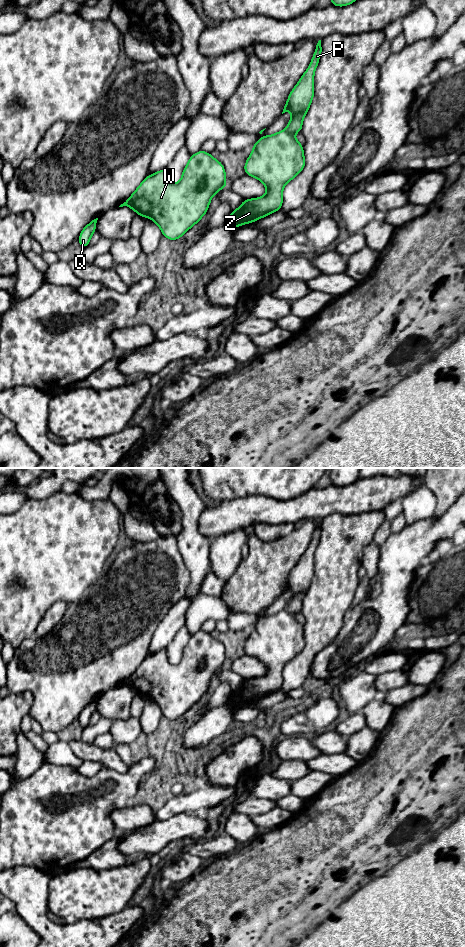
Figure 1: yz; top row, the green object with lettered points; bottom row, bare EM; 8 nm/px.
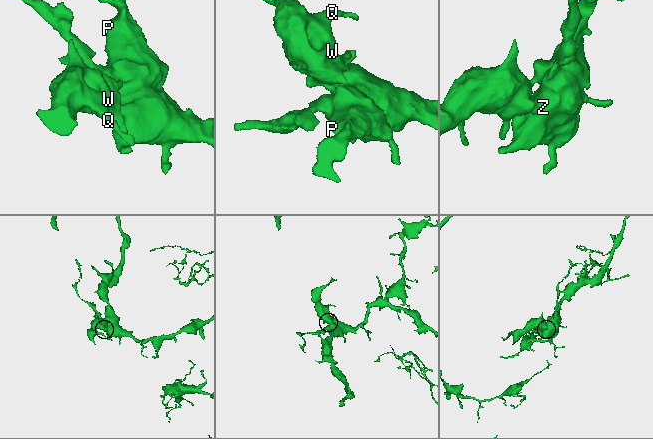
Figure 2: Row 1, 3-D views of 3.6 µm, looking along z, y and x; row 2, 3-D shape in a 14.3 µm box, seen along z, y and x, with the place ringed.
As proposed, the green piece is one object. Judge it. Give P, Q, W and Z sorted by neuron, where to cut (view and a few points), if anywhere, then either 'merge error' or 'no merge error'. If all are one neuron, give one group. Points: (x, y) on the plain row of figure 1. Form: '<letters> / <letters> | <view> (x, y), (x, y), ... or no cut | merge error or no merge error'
P Q W / Z | yz (286, 609), (290, 613) | merge error

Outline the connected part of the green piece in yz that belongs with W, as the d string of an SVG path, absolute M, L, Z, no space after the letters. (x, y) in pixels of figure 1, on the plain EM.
M200 630L191 635L177 664L170 663L167 648L157 651L152 655L146 656L134 673L119 687L128 686L138 695L152 699L160 707L162 716L175 721L200 701L206 694L212 677L226 666L226 653L223 644L213 638L210 633Z

